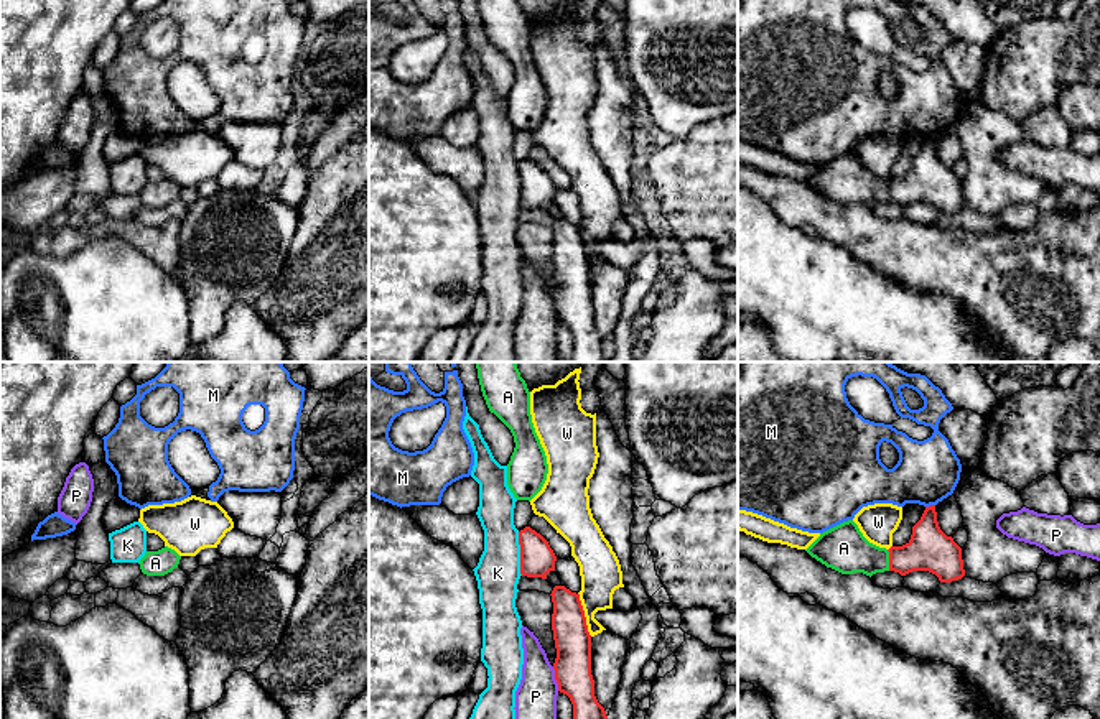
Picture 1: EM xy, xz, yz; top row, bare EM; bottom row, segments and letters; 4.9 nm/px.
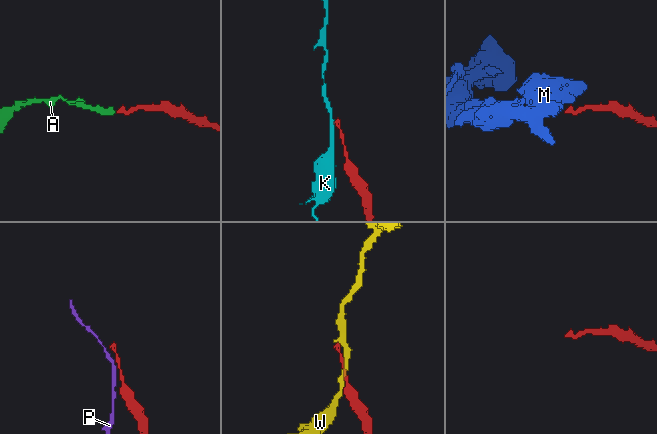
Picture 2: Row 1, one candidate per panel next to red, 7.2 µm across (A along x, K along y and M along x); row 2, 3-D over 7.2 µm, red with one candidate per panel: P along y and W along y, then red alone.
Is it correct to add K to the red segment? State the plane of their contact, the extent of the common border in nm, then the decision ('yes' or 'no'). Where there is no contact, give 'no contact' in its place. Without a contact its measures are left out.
meets red in xz; contact 220 nm long; no

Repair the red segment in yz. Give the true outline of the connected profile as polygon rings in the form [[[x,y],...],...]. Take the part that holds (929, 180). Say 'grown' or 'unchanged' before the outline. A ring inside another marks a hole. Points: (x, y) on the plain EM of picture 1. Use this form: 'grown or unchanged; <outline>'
grown; [[[935,137],[925,138],[912,158],[911,171],[902,178],[879,179],[863,168],[853,151],[848,151],[820,165],[805,183],[841,206],[863,204],[871,209],[884,202],[901,207],[929,202],[940,214],[965,207],[962,179],[940,161]]]

